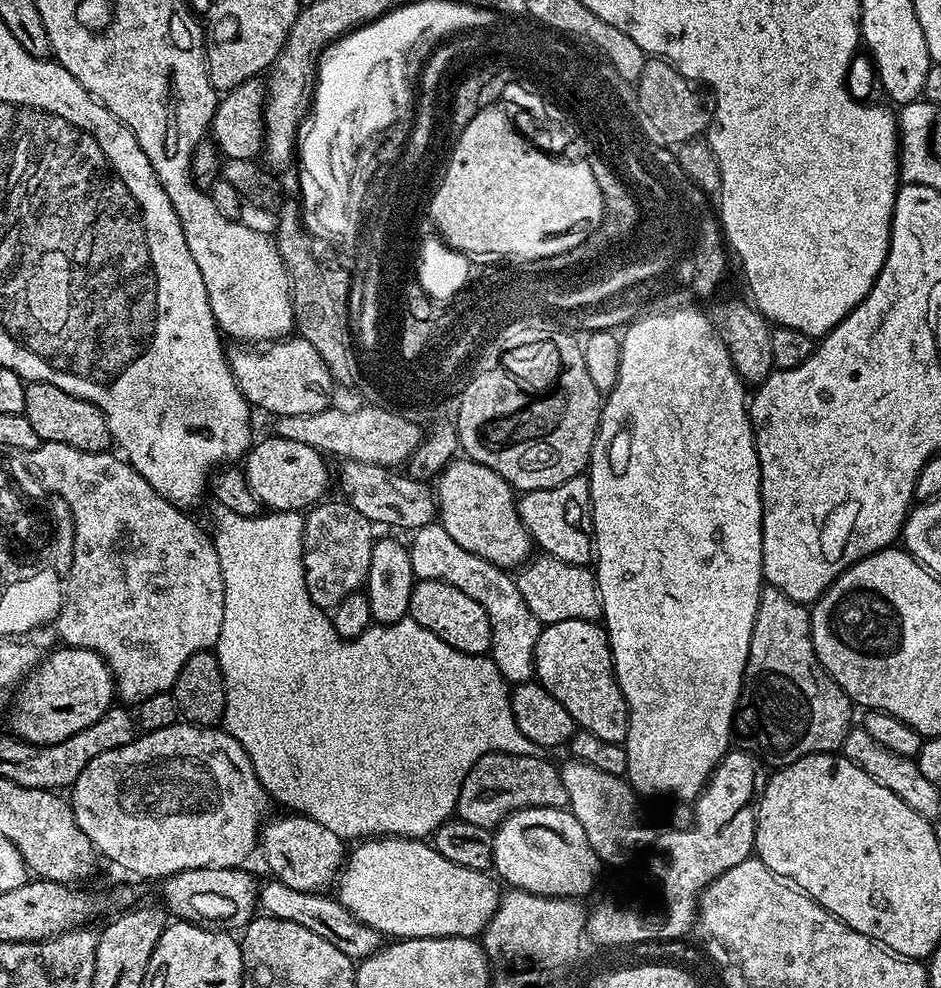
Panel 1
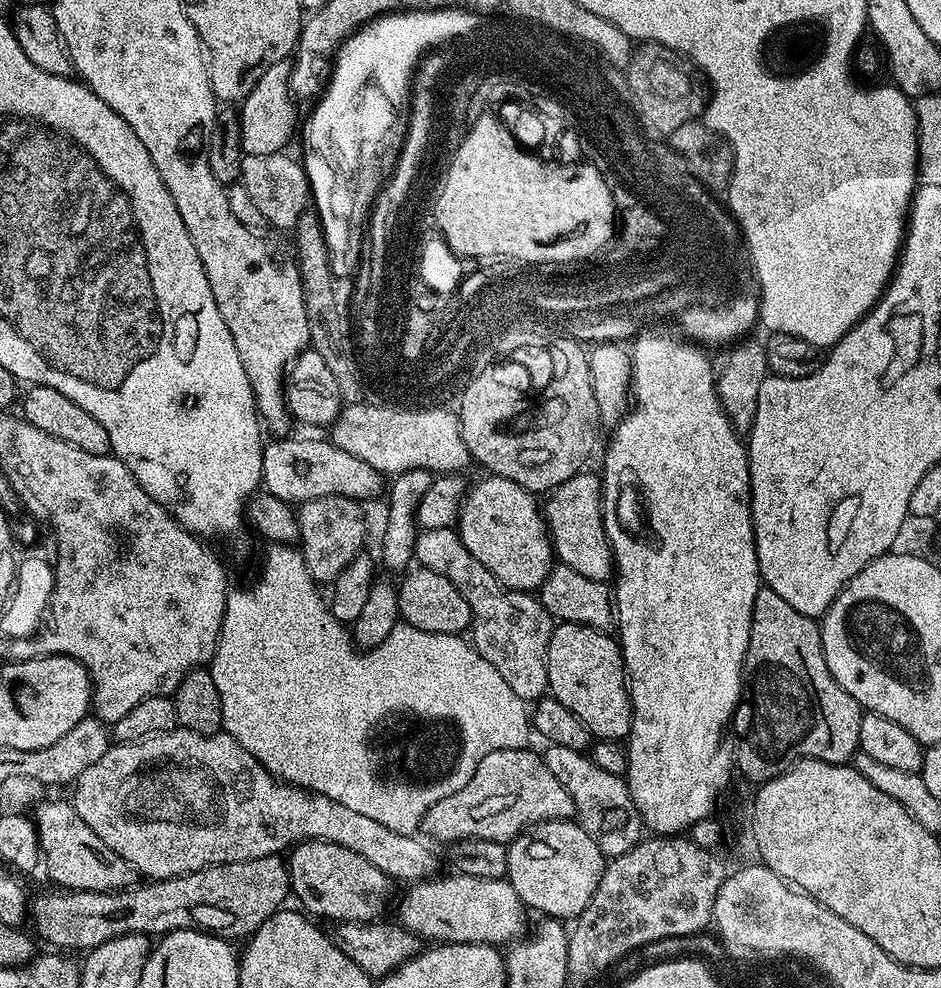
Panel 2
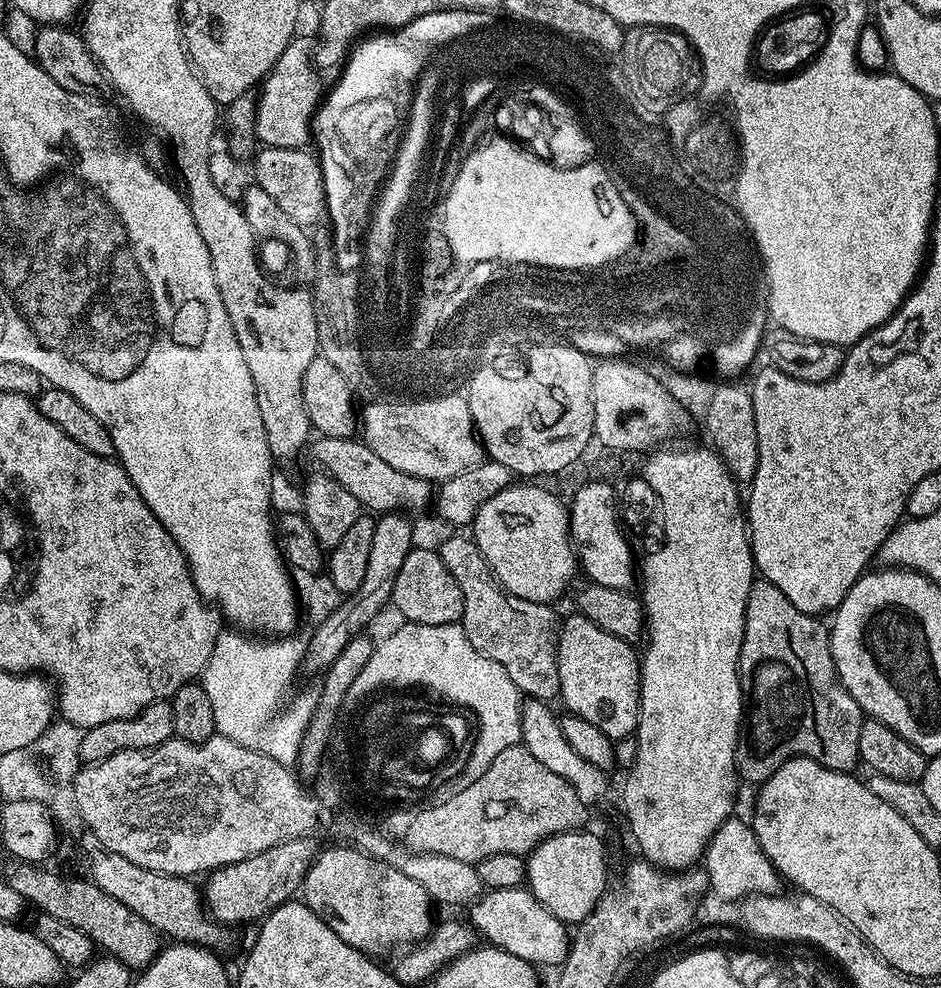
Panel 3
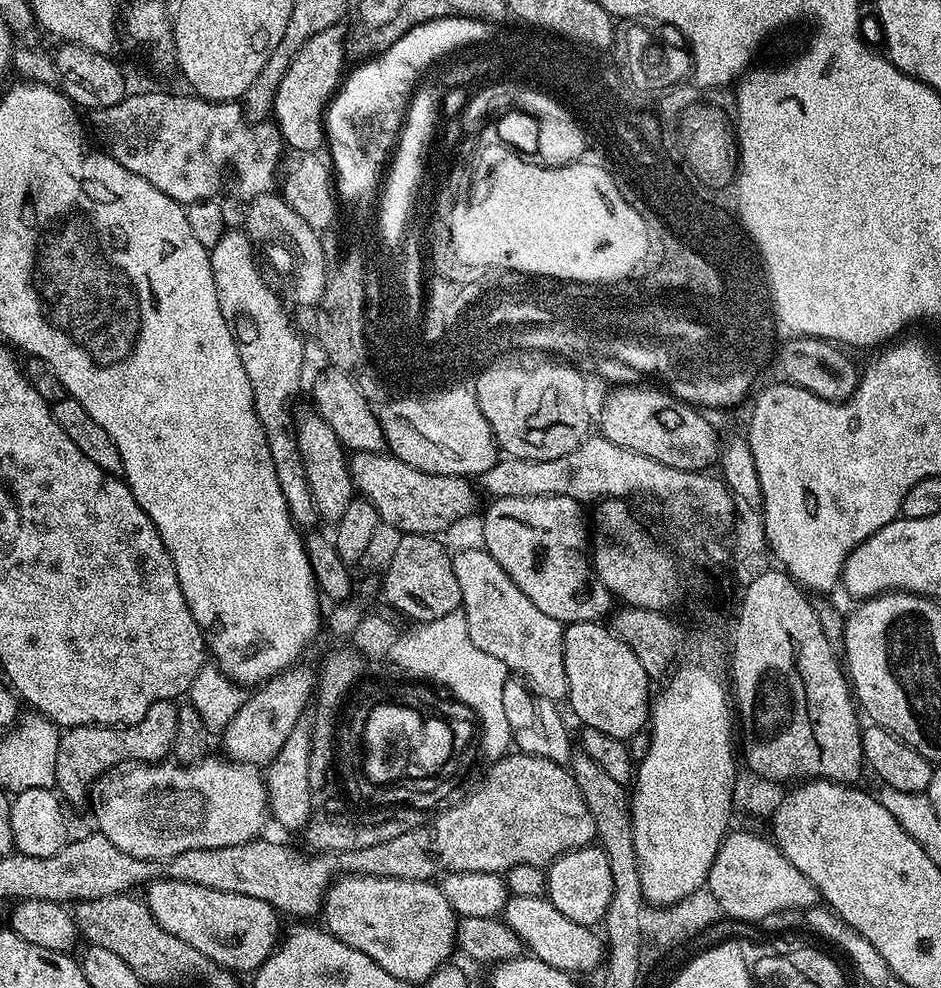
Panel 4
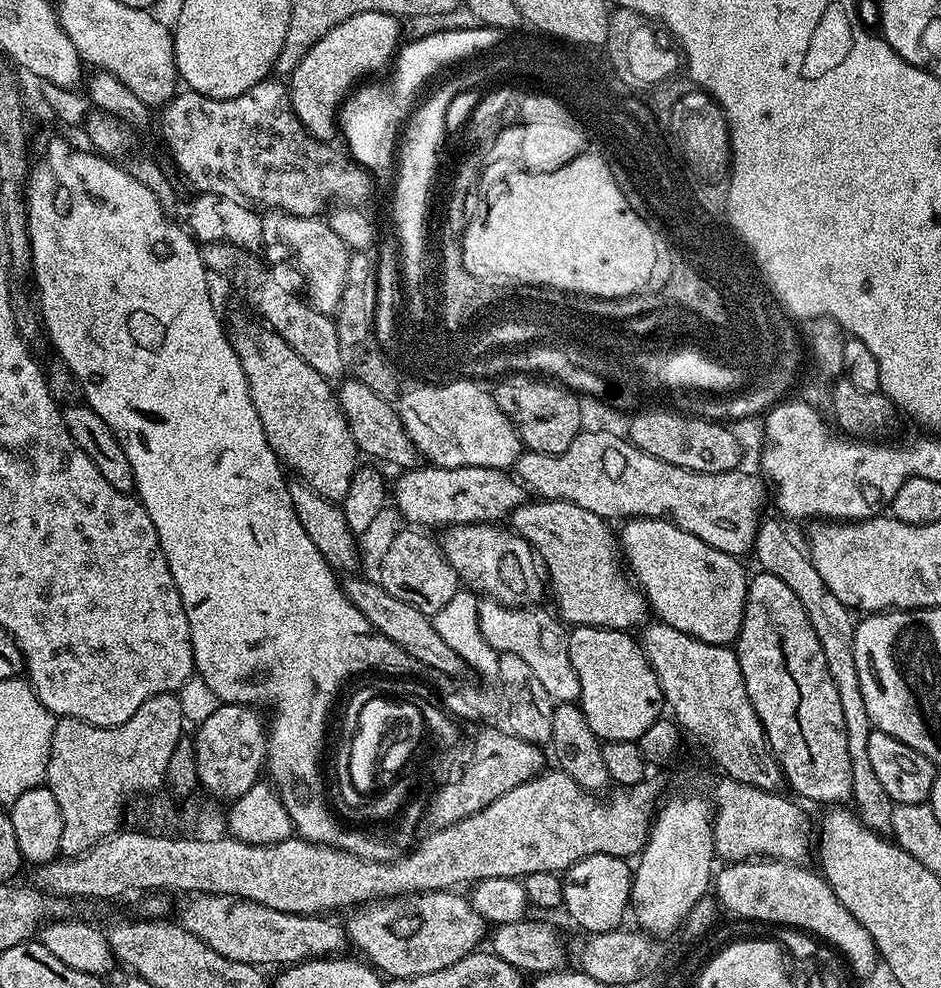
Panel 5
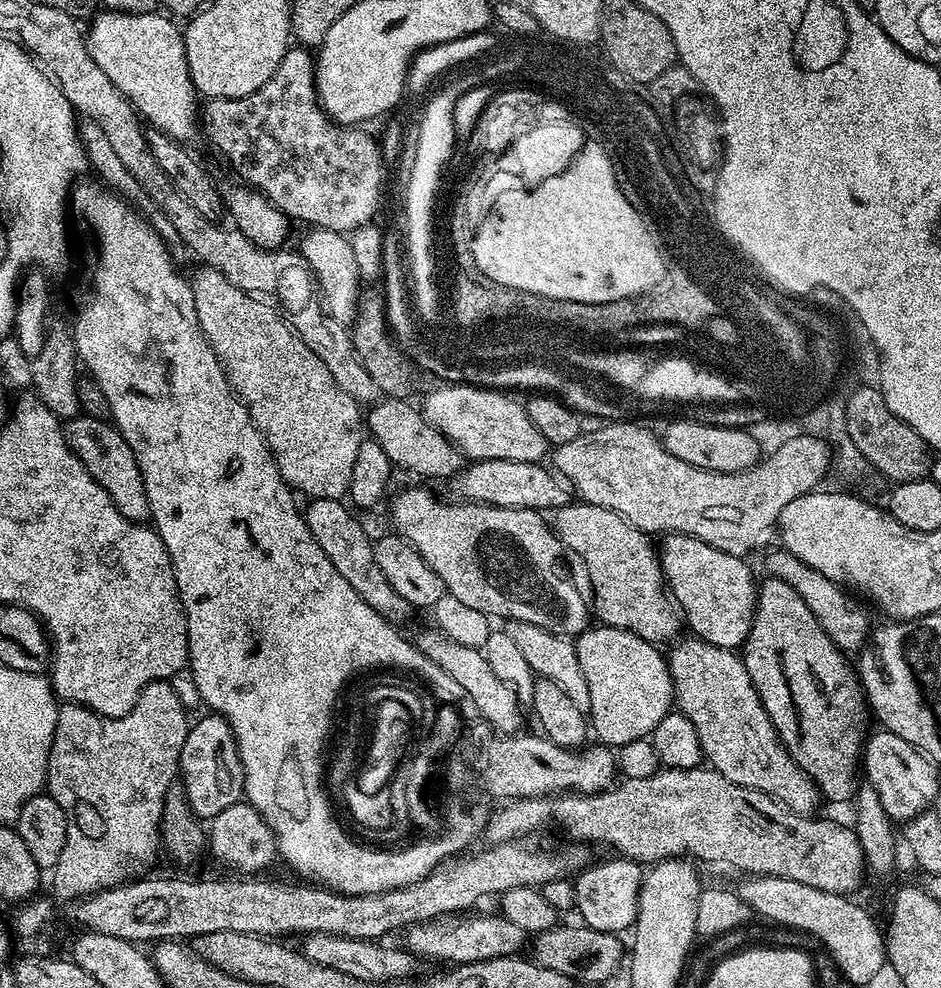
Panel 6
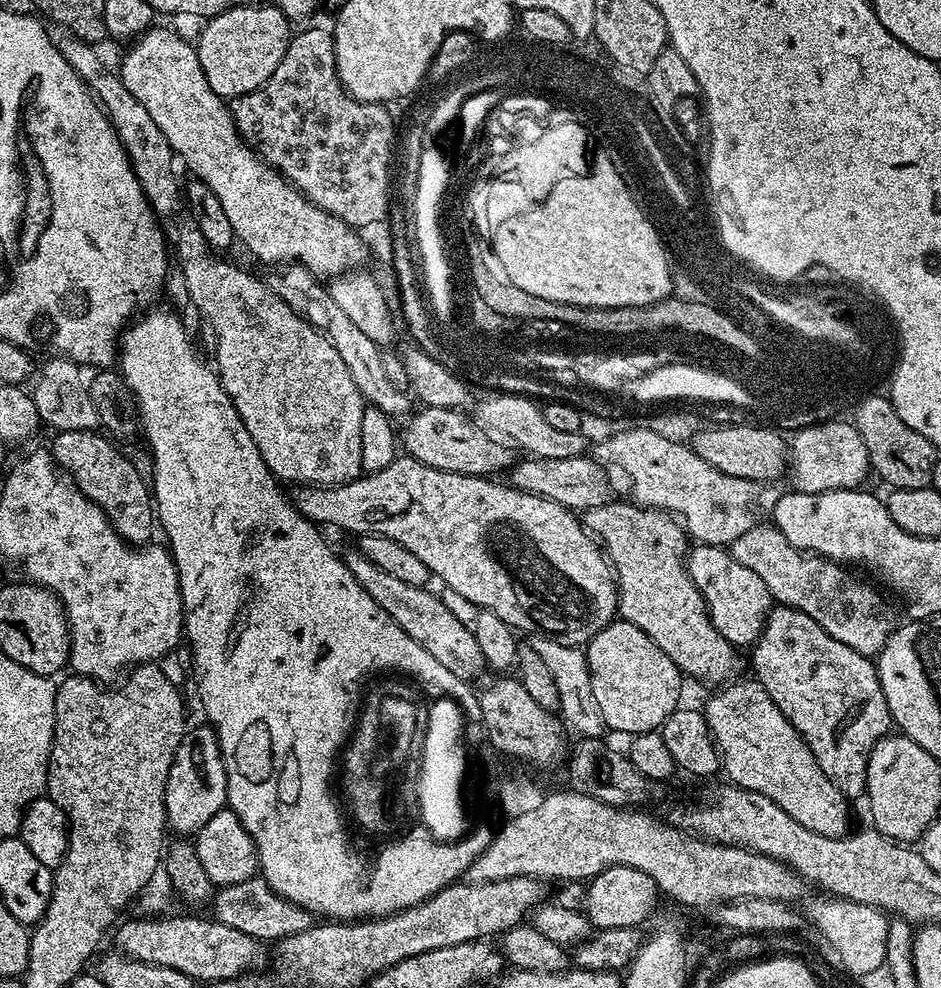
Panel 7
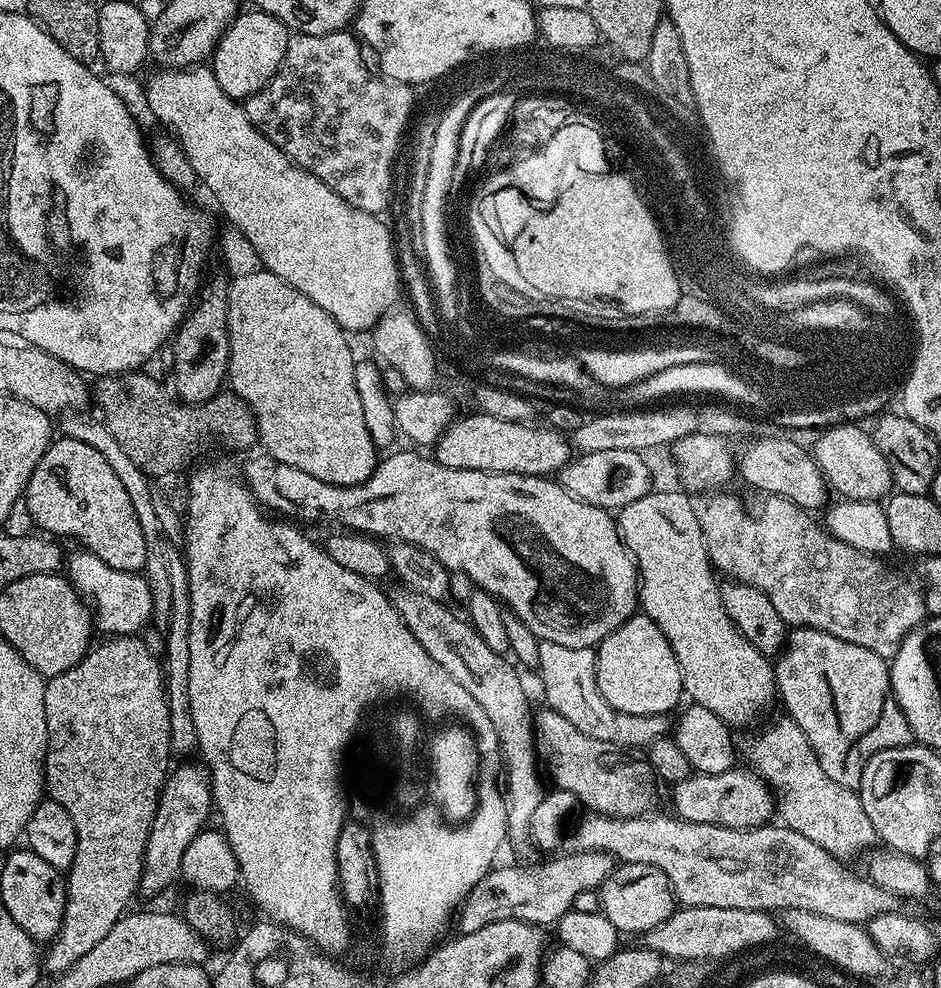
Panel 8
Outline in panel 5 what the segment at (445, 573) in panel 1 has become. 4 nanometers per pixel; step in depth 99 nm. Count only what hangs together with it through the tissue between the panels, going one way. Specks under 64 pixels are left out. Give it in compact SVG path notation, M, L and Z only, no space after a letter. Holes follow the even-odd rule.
M484 598L477 606L478 626L482 637L494 651L518 654L522 662L529 664L530 671L537 676L538 682L542 682L553 702L571 704L579 701L580 687L578 674L574 674L574 666L570 666L569 629L551 611L543 612L542 609L540 606L510 608L491 598Z

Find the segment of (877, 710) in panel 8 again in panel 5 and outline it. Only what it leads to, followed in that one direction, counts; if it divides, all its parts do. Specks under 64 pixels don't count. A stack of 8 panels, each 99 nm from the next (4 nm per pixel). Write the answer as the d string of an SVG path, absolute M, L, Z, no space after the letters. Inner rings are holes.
M761 570L756 574L748 582L744 617L734 645L746 694L750 694L750 702L762 722L764 736L768 739L768 748L772 757L780 763L787 787L792 787L801 801L813 800L823 806L843 805L852 799L850 755L841 703L834 682L827 672L823 648L802 602L786 582Z

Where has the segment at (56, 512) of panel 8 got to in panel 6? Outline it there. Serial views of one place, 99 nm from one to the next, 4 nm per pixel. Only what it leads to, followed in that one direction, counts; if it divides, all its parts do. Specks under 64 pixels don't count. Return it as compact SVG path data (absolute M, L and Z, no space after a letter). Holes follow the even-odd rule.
M79 414L72 419L65 419L62 427L70 451L82 461L88 473L106 490L106 494L110 494L120 513L137 522L147 521L150 513L142 470L134 458L134 450L130 450L126 438L122 438L116 425L107 419Z

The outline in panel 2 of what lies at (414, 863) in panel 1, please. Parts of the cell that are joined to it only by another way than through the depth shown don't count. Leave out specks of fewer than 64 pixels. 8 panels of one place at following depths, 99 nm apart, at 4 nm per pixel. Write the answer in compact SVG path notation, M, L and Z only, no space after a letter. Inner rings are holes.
M451 875L441 880L424 878L409 887L412 889L405 894L398 917L399 923L409 932L420 938L429 936L432 942L504 946L525 931L526 909L508 879Z

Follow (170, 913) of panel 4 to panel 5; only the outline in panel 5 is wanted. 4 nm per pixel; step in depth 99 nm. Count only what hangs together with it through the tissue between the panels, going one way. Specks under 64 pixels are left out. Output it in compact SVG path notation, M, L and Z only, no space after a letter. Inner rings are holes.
M208 892L188 894L180 905L175 905L175 919L210 950L234 962L257 966L280 964L291 966L304 960L322 960L343 953L350 941L345 925L335 924L327 915L299 916L282 910L270 910L249 900L236 900L230 896L212 896Z

